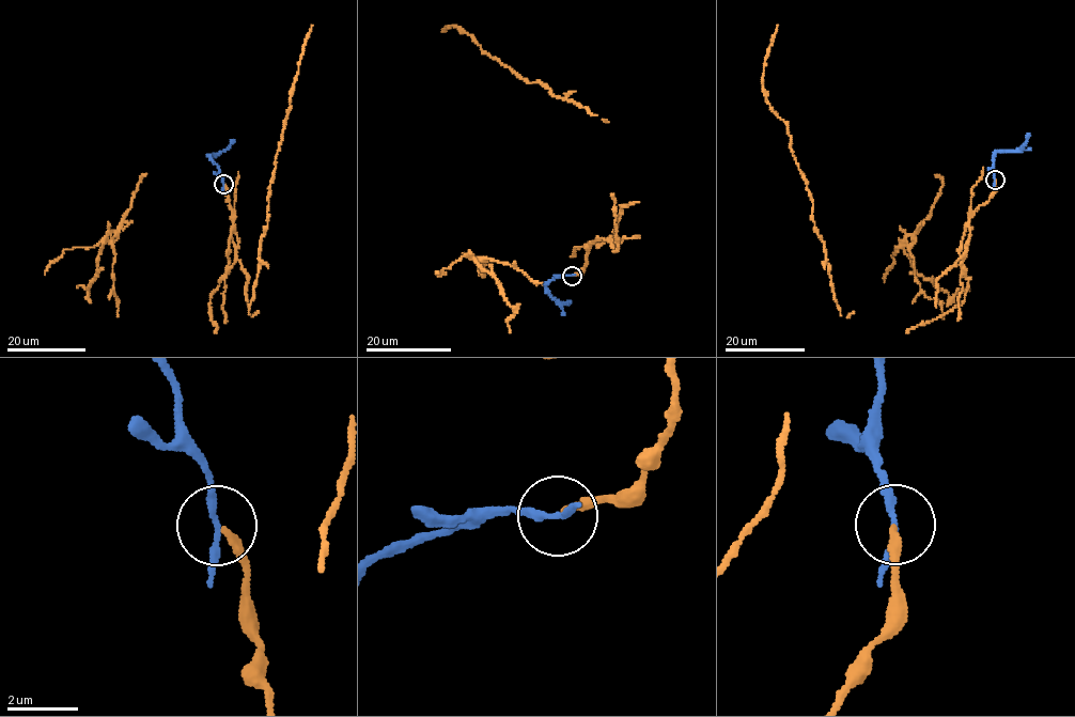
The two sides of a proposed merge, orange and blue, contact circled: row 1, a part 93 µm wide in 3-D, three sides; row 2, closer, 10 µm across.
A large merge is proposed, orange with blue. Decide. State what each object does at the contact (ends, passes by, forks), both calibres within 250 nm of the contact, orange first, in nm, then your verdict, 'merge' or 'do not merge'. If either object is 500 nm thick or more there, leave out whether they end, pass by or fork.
orange ends | blue passes by | 220/180 nm | do not merge

